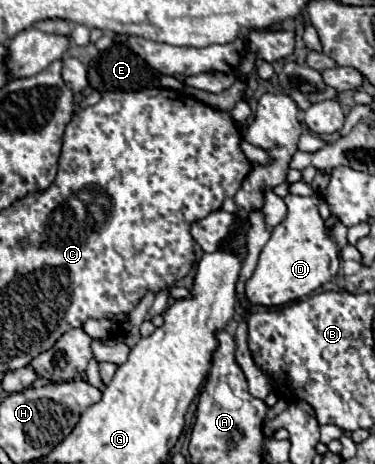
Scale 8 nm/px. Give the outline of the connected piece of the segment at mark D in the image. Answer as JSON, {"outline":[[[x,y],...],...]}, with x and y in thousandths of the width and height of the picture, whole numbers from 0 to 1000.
{"outline":[[[763,420],[757,438],[768,446],[763,472],[725,494],[715,524],[704,528],[688,571],[672,597],[656,606],[656,644],[672,657],[736,662],[821,640],[837,623],[885,606],[901,588],[901,545],[928,524],[923,485],[896,481],[885,502],[869,502],[864,472],[843,455],[843,425]]]}

